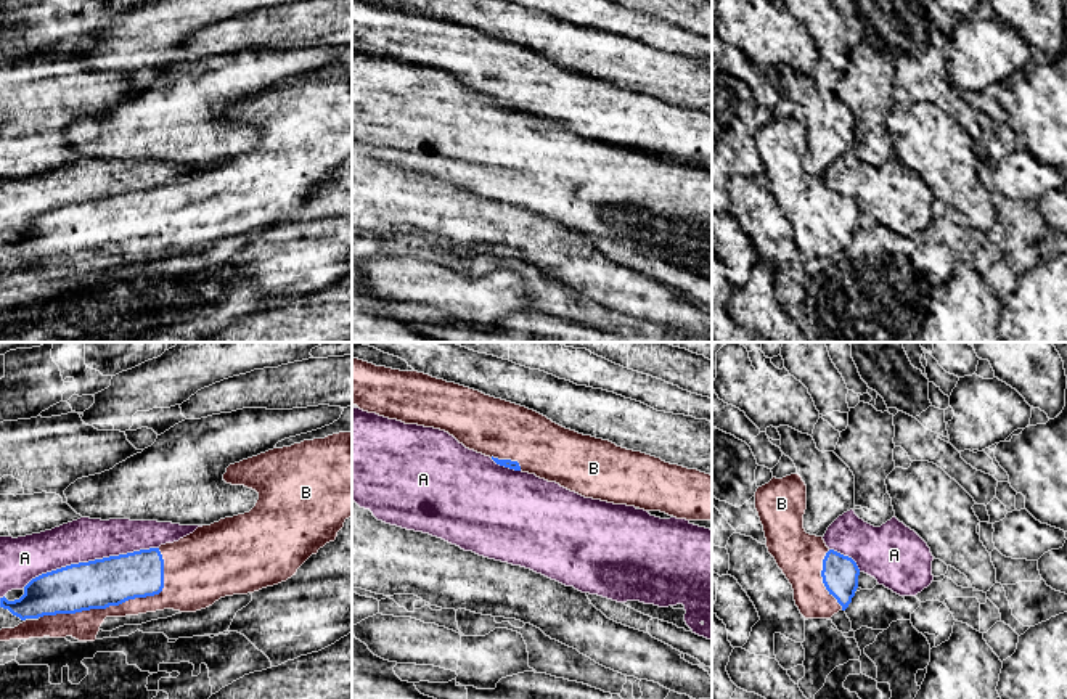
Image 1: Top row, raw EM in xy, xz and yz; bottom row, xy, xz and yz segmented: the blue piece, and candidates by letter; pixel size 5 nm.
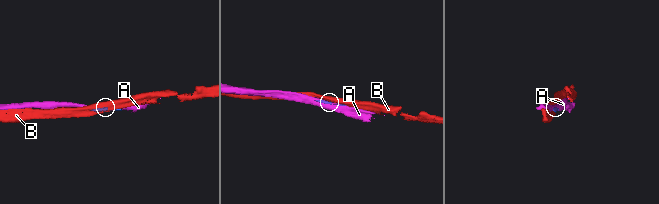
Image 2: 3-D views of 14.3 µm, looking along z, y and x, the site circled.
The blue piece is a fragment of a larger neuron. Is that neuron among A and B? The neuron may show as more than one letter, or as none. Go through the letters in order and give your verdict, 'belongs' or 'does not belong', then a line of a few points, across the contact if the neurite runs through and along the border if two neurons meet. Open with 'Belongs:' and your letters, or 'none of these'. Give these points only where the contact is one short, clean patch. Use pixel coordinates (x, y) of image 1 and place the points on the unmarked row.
Belongs: B
A: does not belong
B: belongs

